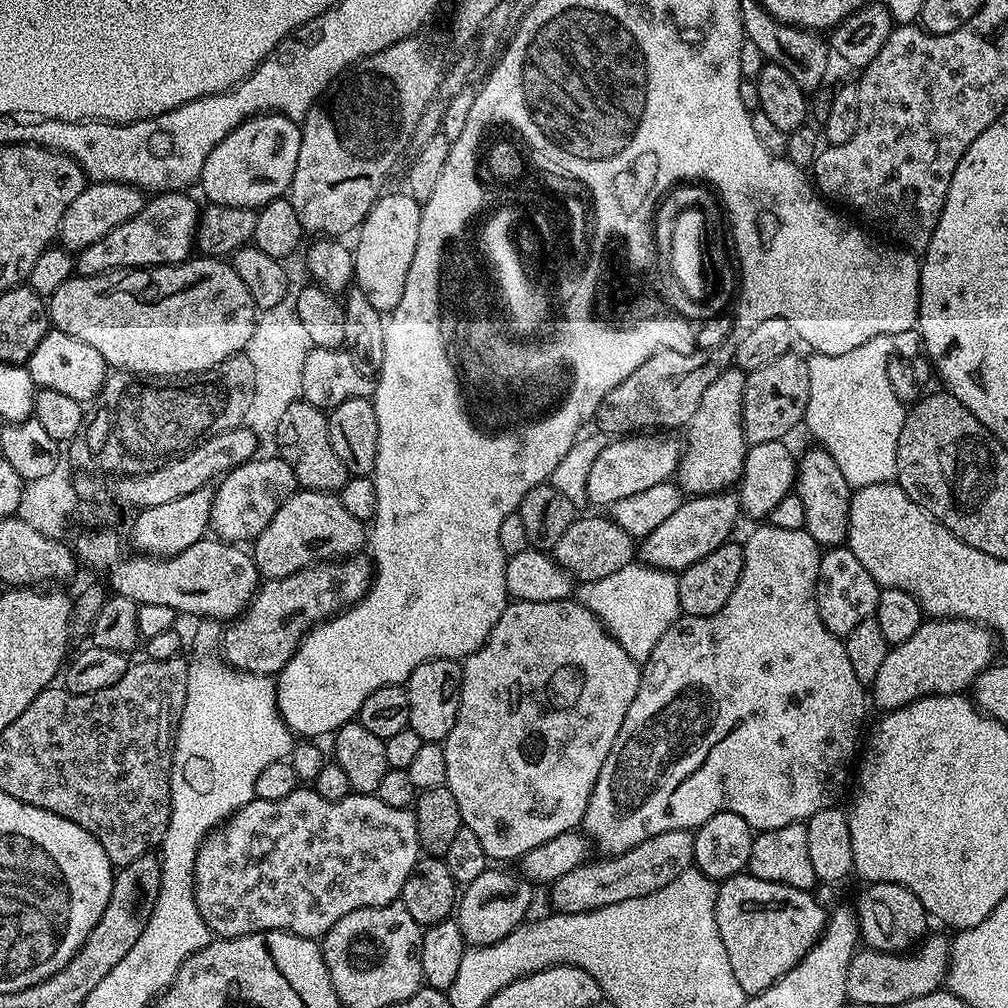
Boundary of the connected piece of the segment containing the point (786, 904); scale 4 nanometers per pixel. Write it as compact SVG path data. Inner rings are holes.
M751 874L732 876L723 881L716 889L716 921L718 934L722 934L722 946L726 946L726 958L730 958L730 970L738 978L745 997L757 996L766 990L778 978L783 976L800 961L802 957L824 935L824 926L829 913L812 897L811 891L803 888L791 888L778 882L766 882Z

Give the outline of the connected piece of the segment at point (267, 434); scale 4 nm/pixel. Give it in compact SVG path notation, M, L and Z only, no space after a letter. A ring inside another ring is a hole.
M289 292L277 306L261 309L256 315L254 332L244 351L254 367L253 400L246 410L244 424L254 430L263 447L273 445L283 411L301 397L306 354L314 346L310 342L310 334L298 318L296 304L295 293Z

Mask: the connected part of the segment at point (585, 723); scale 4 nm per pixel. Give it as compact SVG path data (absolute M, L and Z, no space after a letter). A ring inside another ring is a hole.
M575 598L554 602L512 600L506 610L502 610L502 618L498 618L494 630L490 630L484 645L473 656L467 657L462 667L464 677L460 687L458 718L454 722L454 730L450 730L450 734L442 742L446 754L446 786L458 801L461 825L472 830L482 842L489 861L516 862L521 856L534 850L534 846L542 846L542 842L550 842L550 838L558 838L558 834L581 827L590 794L602 770L602 762L606 762L606 754L610 754L610 746L614 746L614 738L618 738L618 730L622 730L626 710L630 710L634 694L638 694L642 668L634 658L630 658L630 654L626 654L626 650L622 650L619 642L604 629L600 619Z

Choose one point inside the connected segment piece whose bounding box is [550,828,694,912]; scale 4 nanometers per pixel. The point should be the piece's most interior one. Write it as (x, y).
(647, 867)

